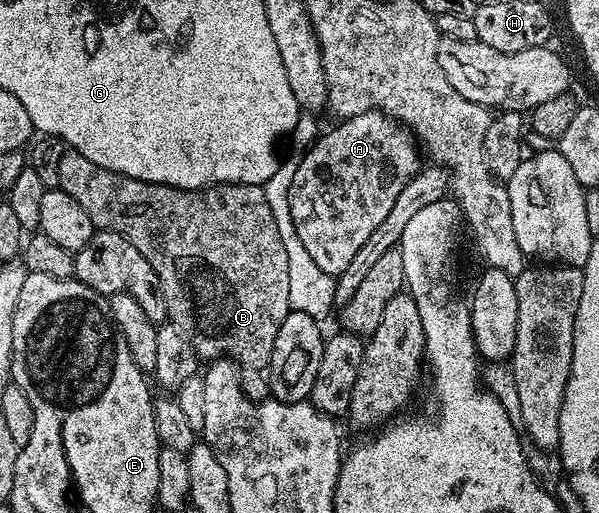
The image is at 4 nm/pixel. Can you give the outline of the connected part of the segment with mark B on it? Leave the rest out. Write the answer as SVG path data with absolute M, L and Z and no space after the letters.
M71 148L65 149L58 160L58 180L60 181L59 189L65 190L70 196L74 196L74 200L78 200L78 204L82 204L82 208L86 208L86 216L90 216L96 230L109 230L126 236L130 240L130 244L134 244L134 248L138 248L138 252L142 252L142 256L146 256L150 268L154 268L156 279L160 285L160 300L164 304L167 321L183 334L197 359L217 360L225 358L231 360L238 367L240 385L244 387L245 391L251 392L253 395L260 393L263 395L266 390L265 375L268 373L268 365L272 359L274 336L278 336L278 328L282 328L282 320L286 320L290 309L288 305L290 274L286 264L286 248L282 248L282 240L278 236L278 224L274 220L274 212L270 208L270 200L266 196L264 186L219 182L216 186L203 186L201 190L183 190L173 186L134 180L130 176L110 172L106 168L94 164L94 160L86 160L86 156L82 156L82 152Z

